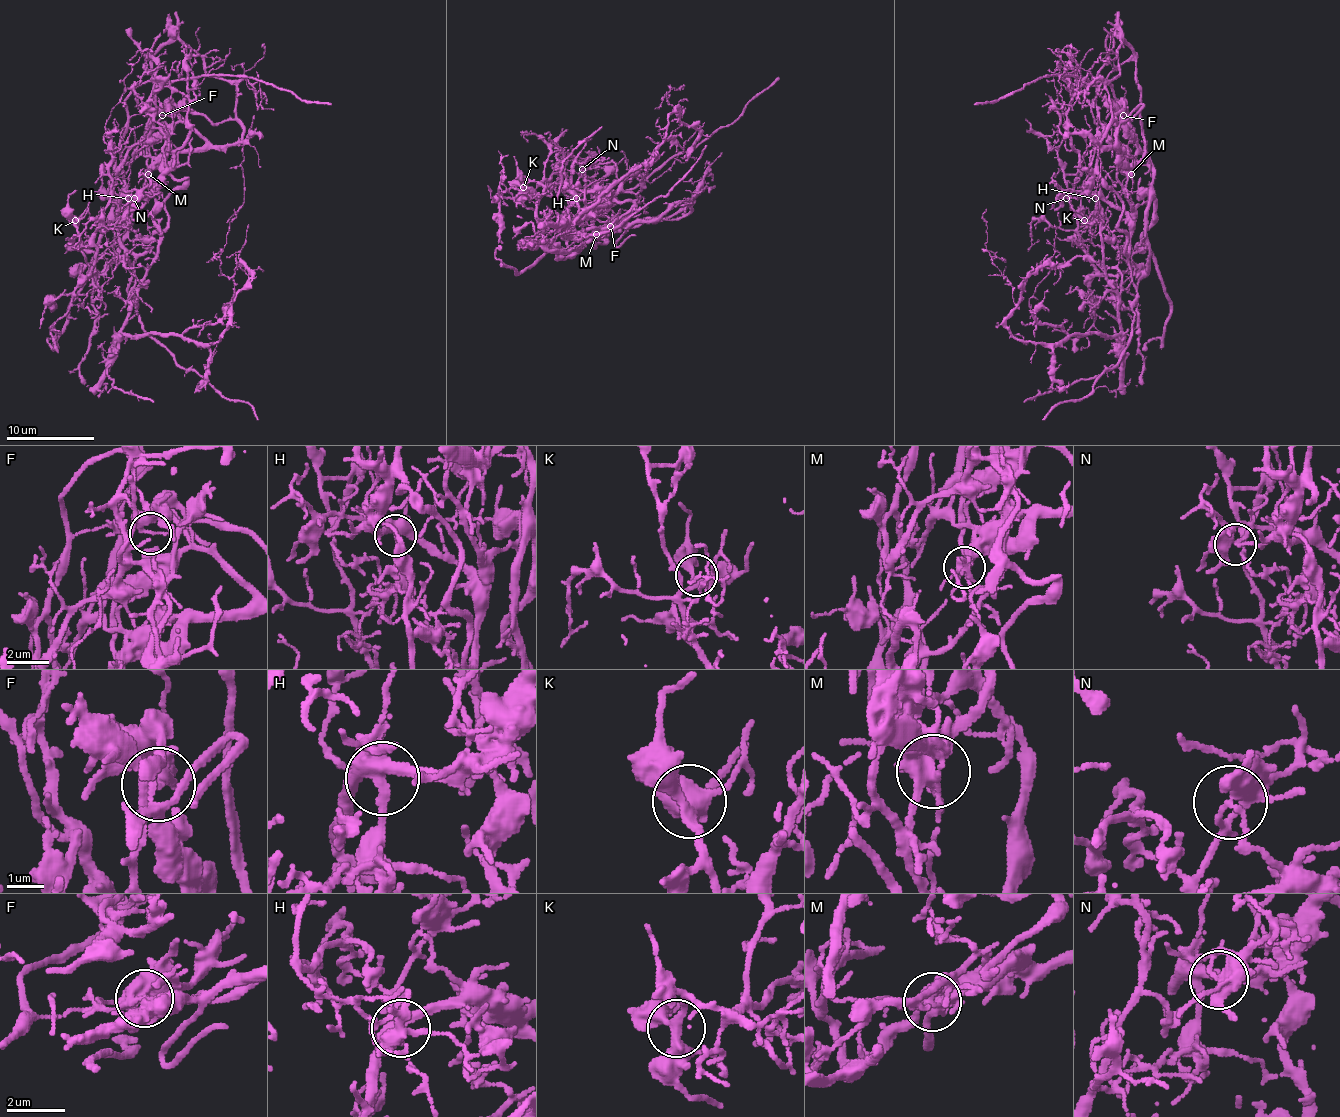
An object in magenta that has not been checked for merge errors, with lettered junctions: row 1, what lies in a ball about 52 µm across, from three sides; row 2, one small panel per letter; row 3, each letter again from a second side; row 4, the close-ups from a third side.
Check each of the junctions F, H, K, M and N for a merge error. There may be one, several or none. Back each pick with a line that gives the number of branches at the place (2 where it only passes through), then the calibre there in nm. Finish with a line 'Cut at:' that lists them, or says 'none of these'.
F: branches 3; calibre 200 nm
M: branches 5; calibre 320 nm
N: branches 4; calibre 320 nm
Cut at: F, M, N

